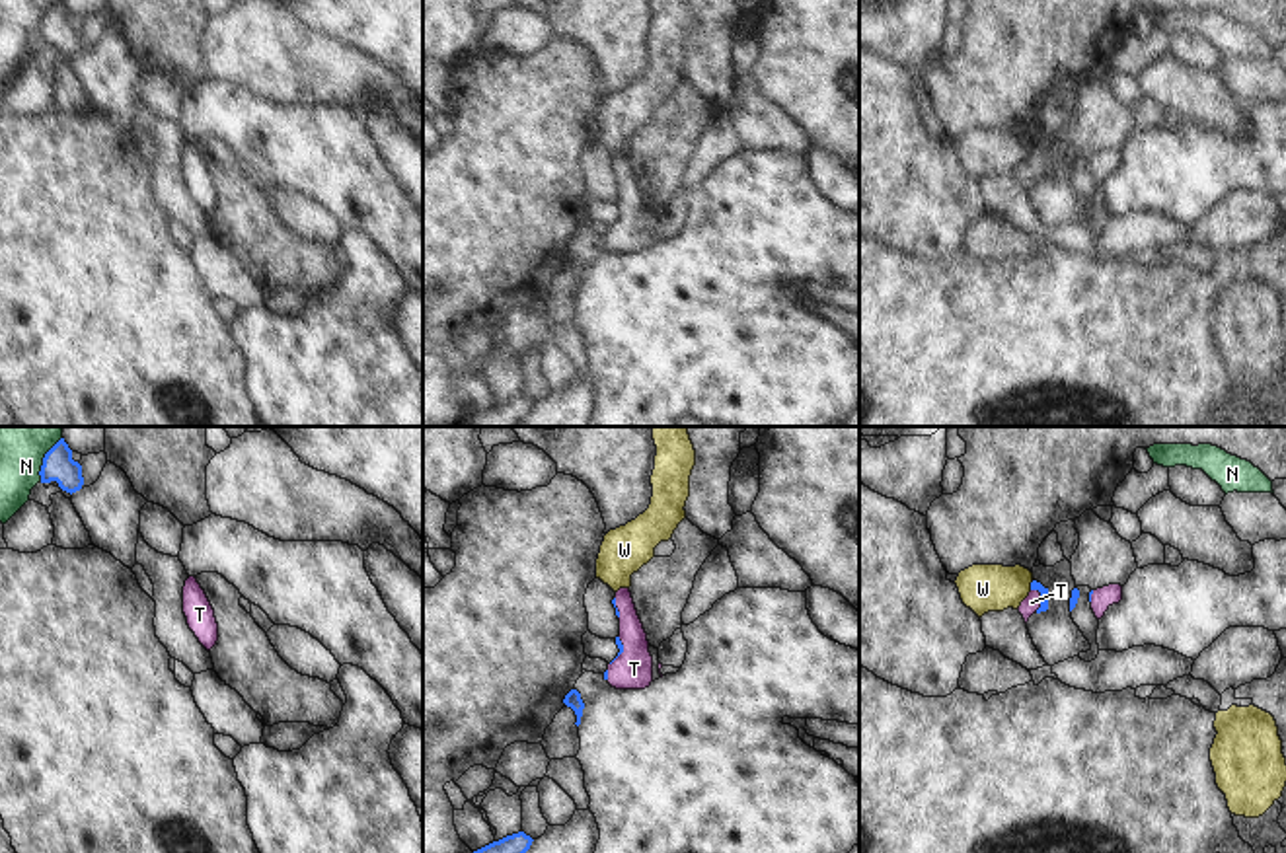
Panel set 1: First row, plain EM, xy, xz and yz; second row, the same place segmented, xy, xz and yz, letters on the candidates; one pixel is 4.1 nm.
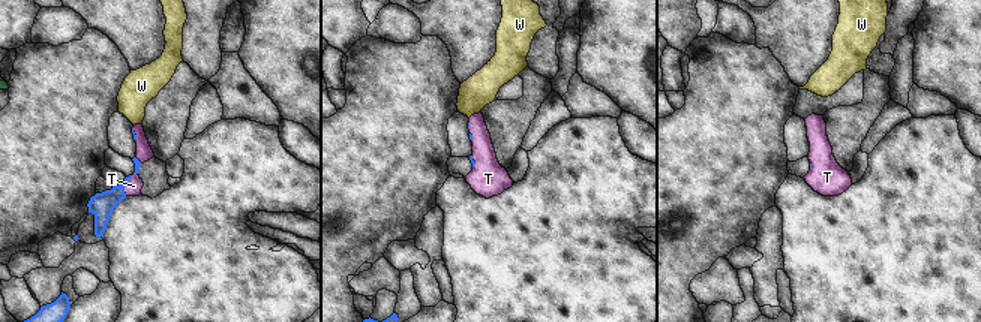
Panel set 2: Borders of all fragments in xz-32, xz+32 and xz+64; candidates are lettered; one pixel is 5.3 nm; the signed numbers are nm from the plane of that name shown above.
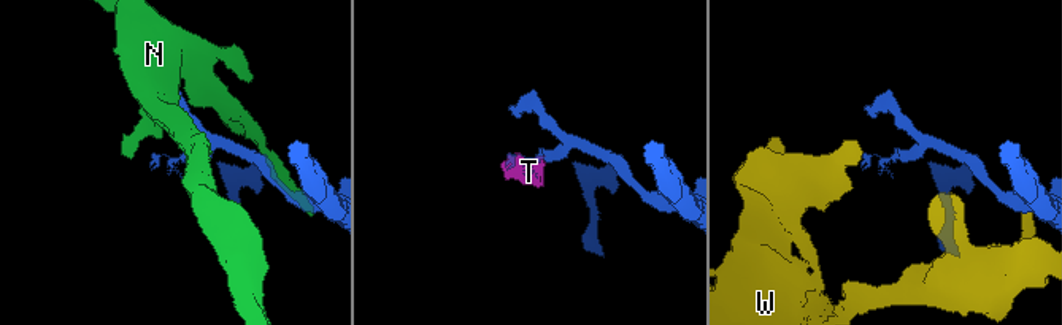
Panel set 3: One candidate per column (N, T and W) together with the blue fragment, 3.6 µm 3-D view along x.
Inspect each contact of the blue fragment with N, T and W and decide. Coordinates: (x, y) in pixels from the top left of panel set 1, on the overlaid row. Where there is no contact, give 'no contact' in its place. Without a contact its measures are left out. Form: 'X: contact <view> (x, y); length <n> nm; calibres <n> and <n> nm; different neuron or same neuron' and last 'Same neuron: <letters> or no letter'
N: contact xy (43, 458); length 200 nm; calibres 130 and 240 nm; different neuron
T: contact yz (1041, 598); length 100 nm; calibres 40 and 70 nm; same neuron
W: contact yz (1031, 585); length 40 nm; calibres 40 and 200 nm; different neuron
Same neuron: T

